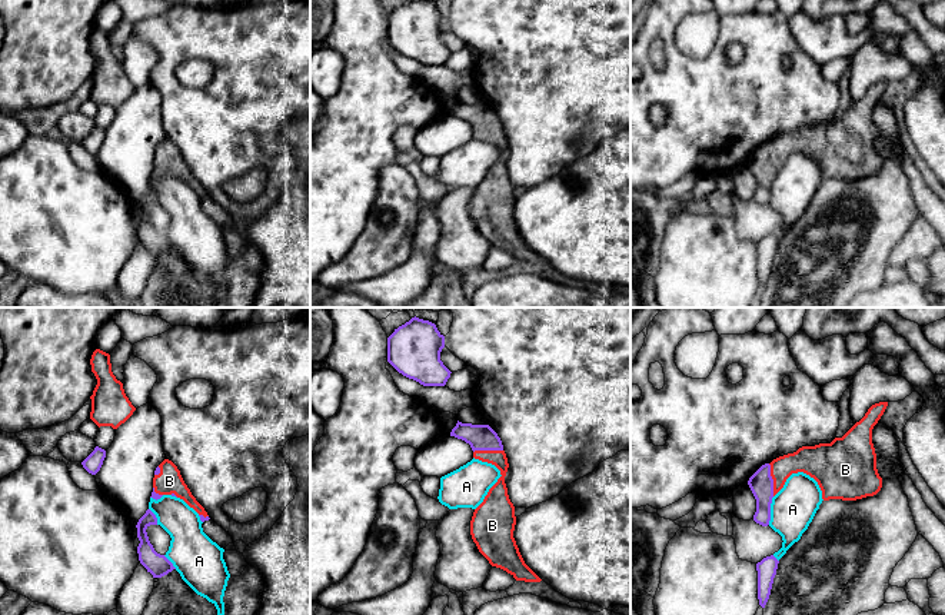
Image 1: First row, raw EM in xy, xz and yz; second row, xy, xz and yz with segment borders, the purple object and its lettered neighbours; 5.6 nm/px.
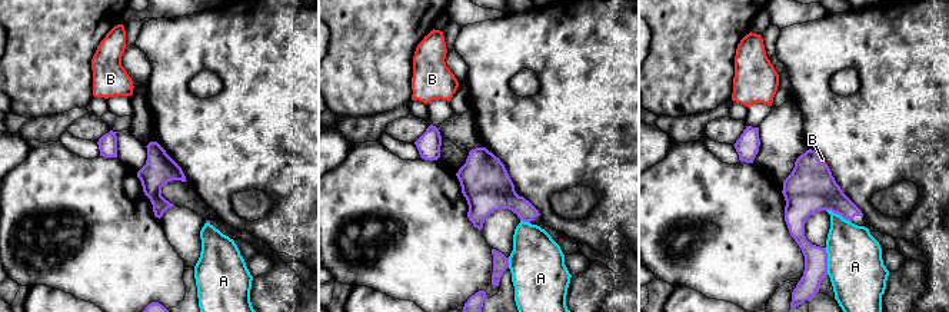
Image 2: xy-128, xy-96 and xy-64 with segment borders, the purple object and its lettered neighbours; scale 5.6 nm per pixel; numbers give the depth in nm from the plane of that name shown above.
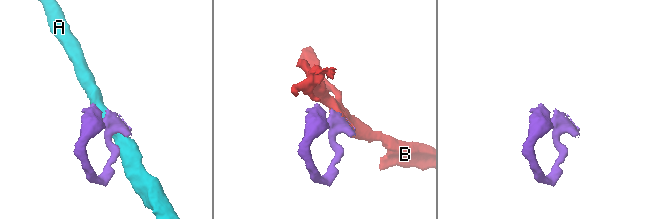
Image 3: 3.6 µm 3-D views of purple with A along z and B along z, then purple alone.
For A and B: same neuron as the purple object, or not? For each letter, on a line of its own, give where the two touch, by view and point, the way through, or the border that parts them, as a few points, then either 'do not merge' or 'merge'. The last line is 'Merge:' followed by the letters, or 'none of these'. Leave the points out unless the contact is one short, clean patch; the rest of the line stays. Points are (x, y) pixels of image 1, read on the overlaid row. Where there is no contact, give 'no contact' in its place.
A: yz (769, 511) | do not merge
B: yz (772, 479) | merge
Merge: B

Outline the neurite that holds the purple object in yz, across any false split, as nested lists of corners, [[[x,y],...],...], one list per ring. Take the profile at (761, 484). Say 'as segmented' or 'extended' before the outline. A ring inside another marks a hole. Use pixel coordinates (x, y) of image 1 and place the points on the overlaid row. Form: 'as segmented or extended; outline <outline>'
extended; outline [[[888,402],[872,405],[859,422],[831,443],[802,446],[762,465],[748,481],[756,499],[753,521],[762,526],[769,525],[772,498],[798,472],[818,482],[823,501],[856,501],[876,495],[882,488],[882,478],[876,469],[872,429],[886,406]]]

